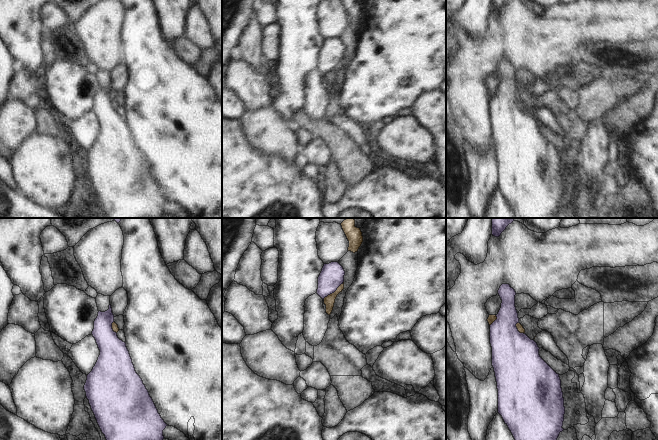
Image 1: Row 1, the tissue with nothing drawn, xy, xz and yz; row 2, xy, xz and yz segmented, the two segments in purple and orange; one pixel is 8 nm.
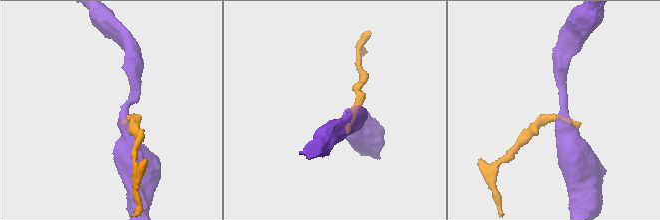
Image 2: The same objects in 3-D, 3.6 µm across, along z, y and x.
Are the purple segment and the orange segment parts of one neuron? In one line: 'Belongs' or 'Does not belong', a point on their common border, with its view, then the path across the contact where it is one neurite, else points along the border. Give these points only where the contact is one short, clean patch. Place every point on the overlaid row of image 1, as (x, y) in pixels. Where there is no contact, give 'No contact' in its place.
Does not belong. Touches purple at xz (333, 292). Boundary: xz (343, 281), (333, 292), (323, 298).

